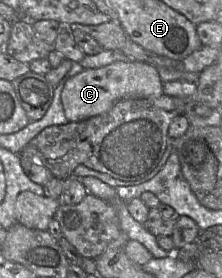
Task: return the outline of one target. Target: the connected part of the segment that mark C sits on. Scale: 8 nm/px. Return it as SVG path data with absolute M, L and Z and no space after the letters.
M116 61L99 68L84 69L69 78L61 92L61 102L69 122L83 121L110 110L119 100L157 97L163 93L163 81L155 66L140 61Z

